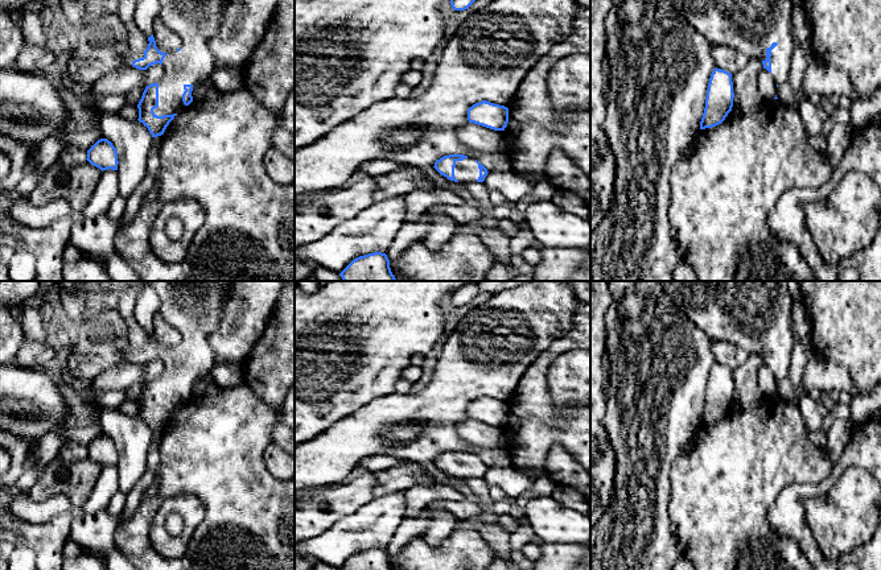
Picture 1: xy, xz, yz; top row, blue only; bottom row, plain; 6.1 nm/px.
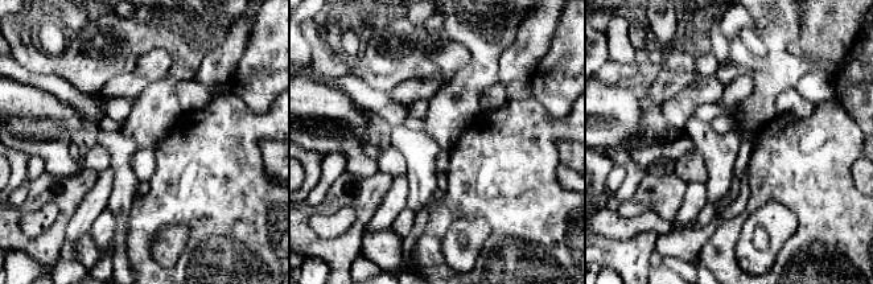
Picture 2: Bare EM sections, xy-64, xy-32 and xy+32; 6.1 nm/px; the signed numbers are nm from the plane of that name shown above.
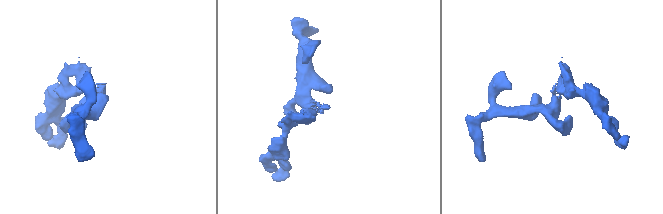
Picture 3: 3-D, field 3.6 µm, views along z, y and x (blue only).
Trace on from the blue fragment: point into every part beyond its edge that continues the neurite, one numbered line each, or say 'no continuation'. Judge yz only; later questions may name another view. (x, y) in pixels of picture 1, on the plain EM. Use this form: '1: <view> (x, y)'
1: yz (749, 314)

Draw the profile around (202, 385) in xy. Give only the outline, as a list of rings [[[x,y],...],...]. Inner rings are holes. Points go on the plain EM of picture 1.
[[[201,376],[193,381],[193,396],[215,396],[222,391],[222,387],[214,379]]]

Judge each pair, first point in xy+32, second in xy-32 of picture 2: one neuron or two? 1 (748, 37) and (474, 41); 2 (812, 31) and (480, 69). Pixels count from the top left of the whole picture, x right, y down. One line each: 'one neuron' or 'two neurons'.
1: two neurons
2: two neurons

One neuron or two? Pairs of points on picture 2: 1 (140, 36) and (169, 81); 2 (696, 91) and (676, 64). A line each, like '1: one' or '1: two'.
1: one
2: two

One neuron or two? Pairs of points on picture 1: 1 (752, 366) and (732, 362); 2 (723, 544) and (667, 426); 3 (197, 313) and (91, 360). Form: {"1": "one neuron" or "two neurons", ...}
{"1": "two neurons", "2": "two neurons", "3": "one neuron"}

